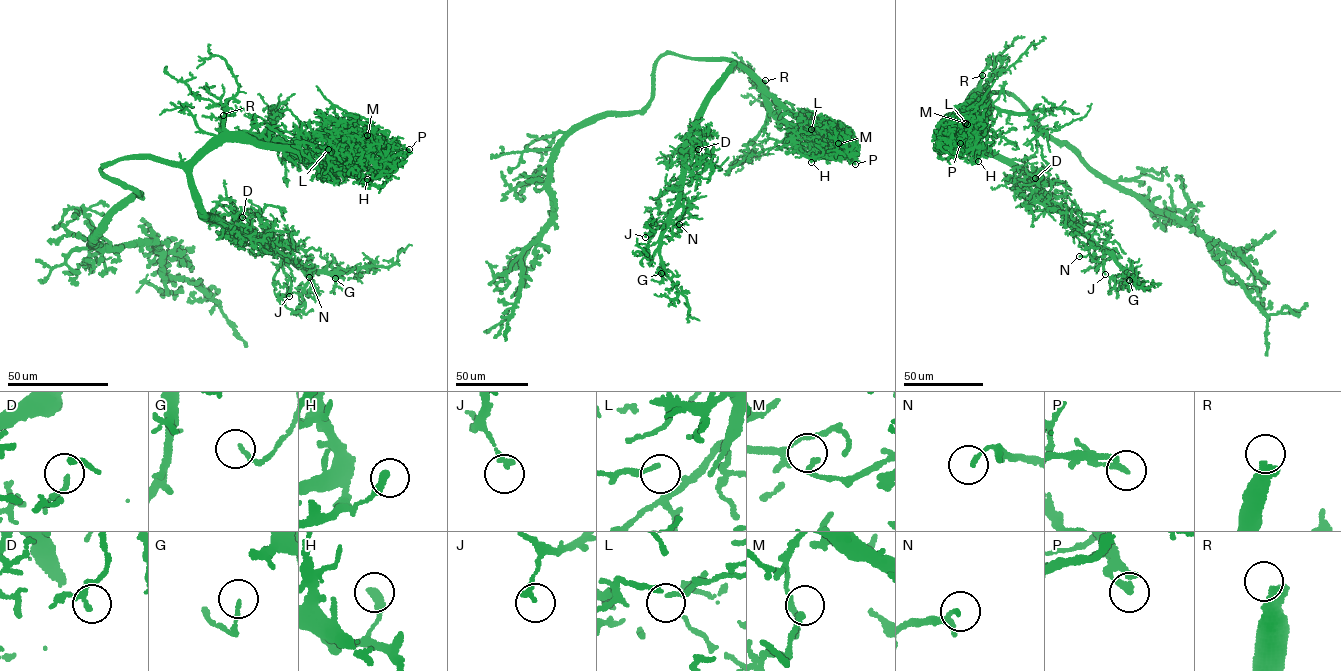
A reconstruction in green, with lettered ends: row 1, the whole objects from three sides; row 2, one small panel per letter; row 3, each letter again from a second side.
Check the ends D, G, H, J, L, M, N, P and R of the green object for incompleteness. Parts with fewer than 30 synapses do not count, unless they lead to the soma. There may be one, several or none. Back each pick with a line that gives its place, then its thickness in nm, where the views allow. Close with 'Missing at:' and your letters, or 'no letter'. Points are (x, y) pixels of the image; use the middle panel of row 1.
R: (765, 80) | 480 nm
Missing at: R

